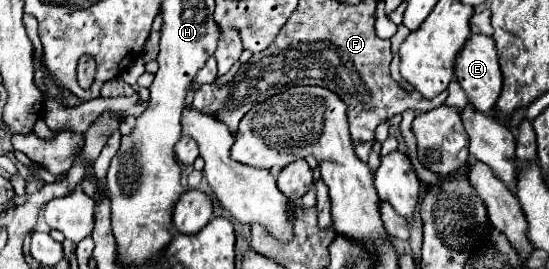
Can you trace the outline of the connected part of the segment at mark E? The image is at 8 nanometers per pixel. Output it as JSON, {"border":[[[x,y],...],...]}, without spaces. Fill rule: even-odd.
{"border":[[[470,34],[464,48],[458,52],[458,56],[454,60],[454,74],[456,74],[456,80],[460,82],[460,86],[464,88],[464,92],[468,94],[468,100],[474,106],[474,110],[482,112],[482,114],[492,114],[496,98],[502,90],[502,72],[498,66],[494,38],[486,36],[486,34]]]}

